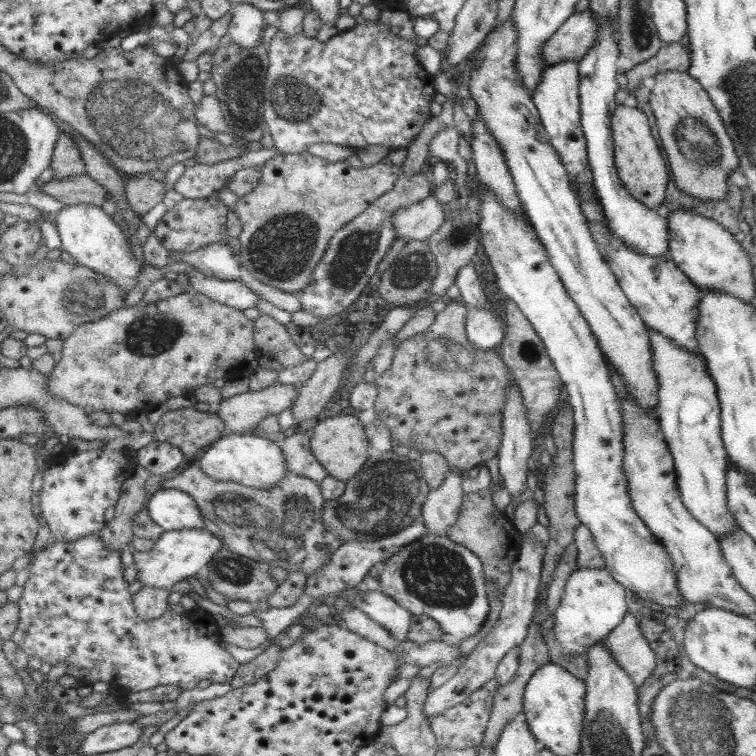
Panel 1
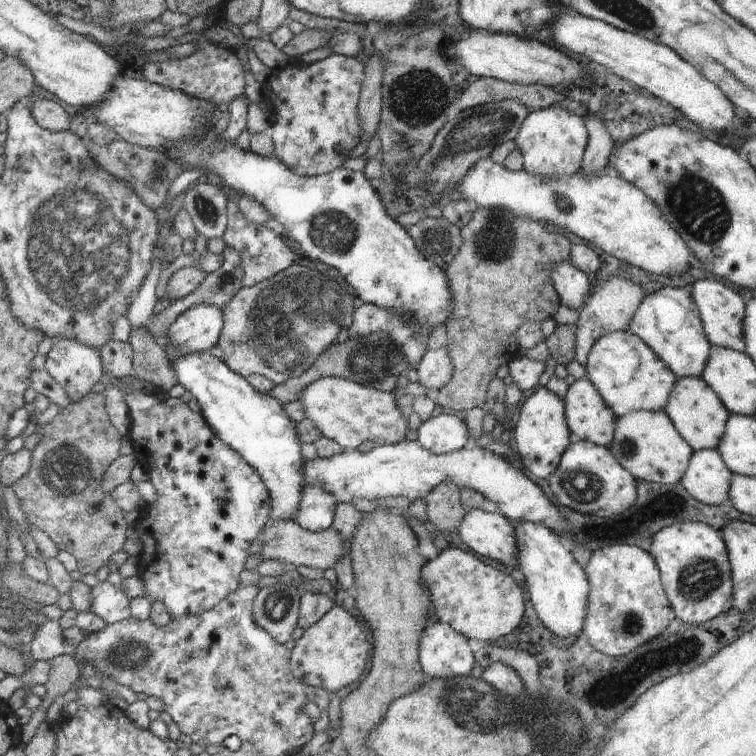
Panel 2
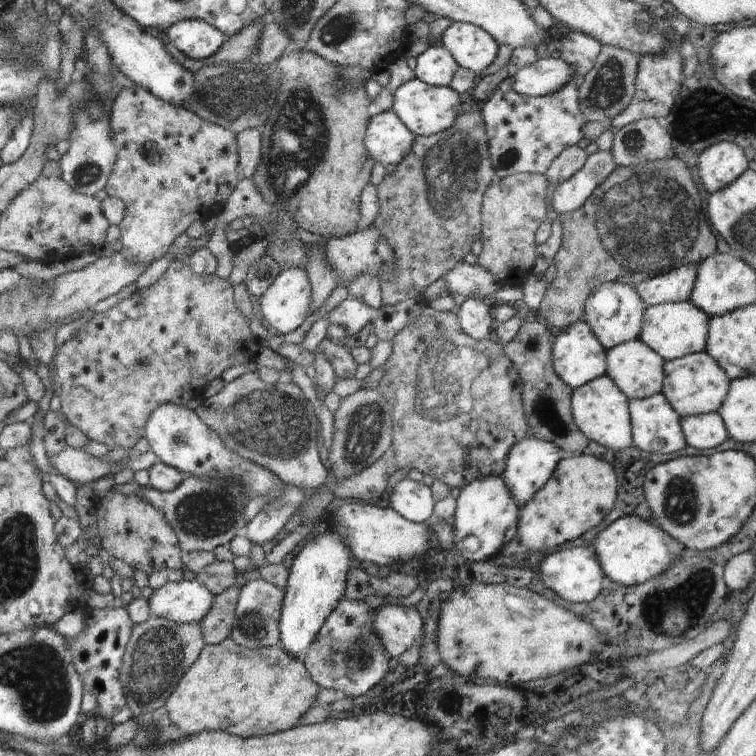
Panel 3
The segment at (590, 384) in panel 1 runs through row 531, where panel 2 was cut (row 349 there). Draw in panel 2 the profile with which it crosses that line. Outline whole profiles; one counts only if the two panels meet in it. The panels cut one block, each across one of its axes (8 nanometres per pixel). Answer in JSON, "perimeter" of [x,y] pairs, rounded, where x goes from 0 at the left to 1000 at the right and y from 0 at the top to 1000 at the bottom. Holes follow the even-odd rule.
{"perimeter":[[[813,438],[791,447],[771,480],[776,503],[815,552],[837,544],[878,544],[894,497],[836,439]]]}

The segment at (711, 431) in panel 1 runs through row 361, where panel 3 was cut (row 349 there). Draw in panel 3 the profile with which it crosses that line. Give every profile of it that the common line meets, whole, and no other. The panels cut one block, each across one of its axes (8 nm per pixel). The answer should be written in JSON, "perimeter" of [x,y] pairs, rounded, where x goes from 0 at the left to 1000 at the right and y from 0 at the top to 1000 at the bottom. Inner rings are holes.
{"perimeter":[[[911,397],[856,405],[852,410],[847,450],[869,466],[880,478],[894,476],[934,463],[939,417],[923,410]]]}

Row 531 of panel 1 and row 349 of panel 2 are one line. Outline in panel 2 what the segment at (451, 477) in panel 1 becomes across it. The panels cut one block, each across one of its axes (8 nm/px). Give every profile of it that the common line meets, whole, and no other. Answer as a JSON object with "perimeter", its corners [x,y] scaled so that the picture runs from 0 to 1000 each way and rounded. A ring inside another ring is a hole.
{"perimeter":[[[589,460],[567,462],[556,476],[550,492],[558,509],[579,517],[598,499],[602,481]]]}

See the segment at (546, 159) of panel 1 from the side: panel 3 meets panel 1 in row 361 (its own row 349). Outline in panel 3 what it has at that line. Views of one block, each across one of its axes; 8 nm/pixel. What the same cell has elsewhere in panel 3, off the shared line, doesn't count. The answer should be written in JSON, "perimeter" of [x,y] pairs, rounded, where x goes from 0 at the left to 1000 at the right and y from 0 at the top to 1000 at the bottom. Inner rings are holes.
{"perimeter":[[[847,448],[812,458],[802,468],[802,496],[832,528],[853,528],[874,519],[880,476]]]}

